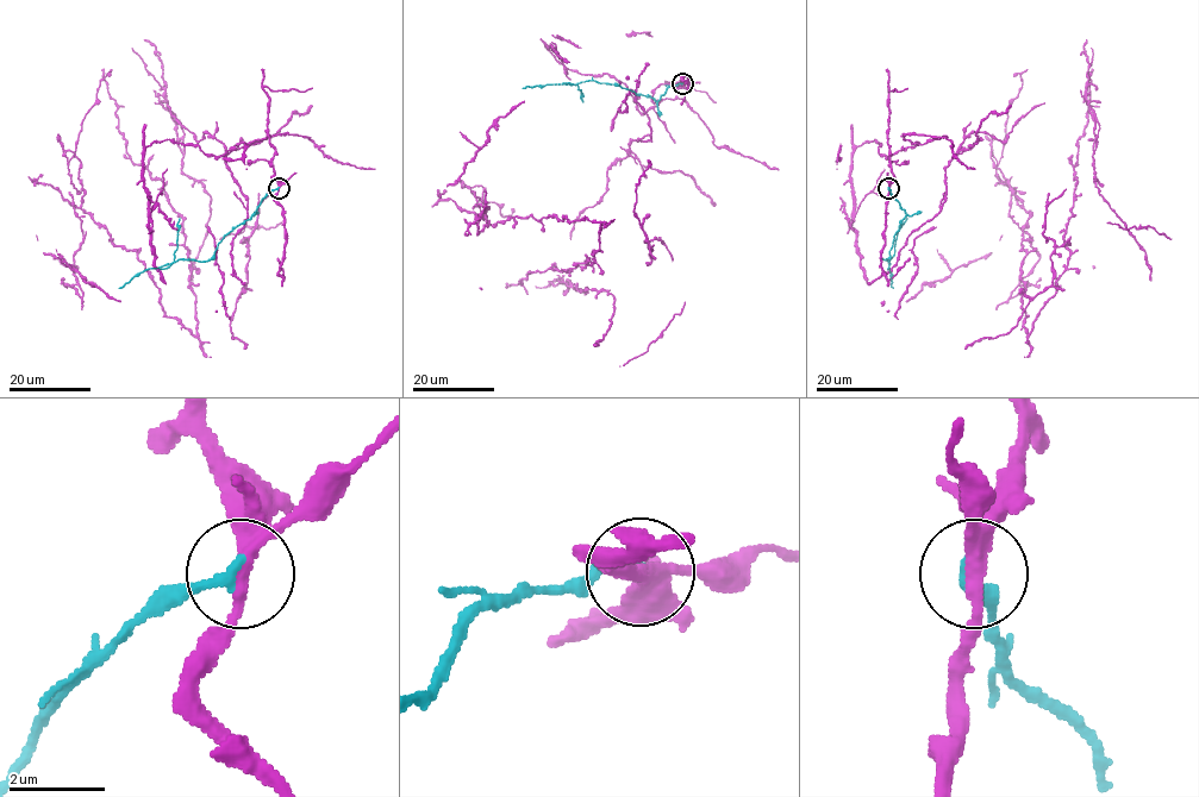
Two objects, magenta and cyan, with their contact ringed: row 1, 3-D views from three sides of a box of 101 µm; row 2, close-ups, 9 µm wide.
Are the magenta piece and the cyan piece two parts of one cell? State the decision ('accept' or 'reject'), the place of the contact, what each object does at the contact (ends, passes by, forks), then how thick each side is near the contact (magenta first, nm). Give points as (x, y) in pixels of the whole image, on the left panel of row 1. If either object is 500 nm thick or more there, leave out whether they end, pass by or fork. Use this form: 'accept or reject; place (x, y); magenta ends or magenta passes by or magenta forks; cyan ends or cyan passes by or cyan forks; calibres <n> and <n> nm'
reject; place (279, 188); magenta forks; cyan ends; calibres 260 and 240 nm

